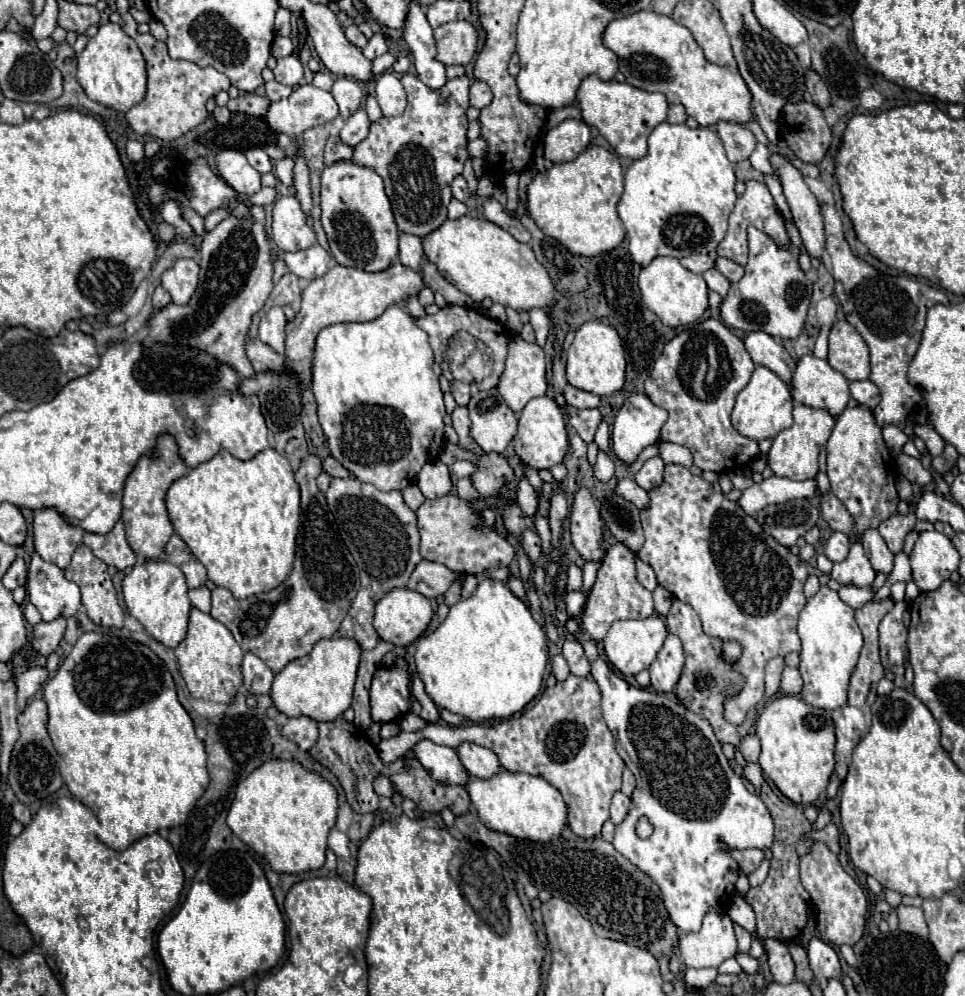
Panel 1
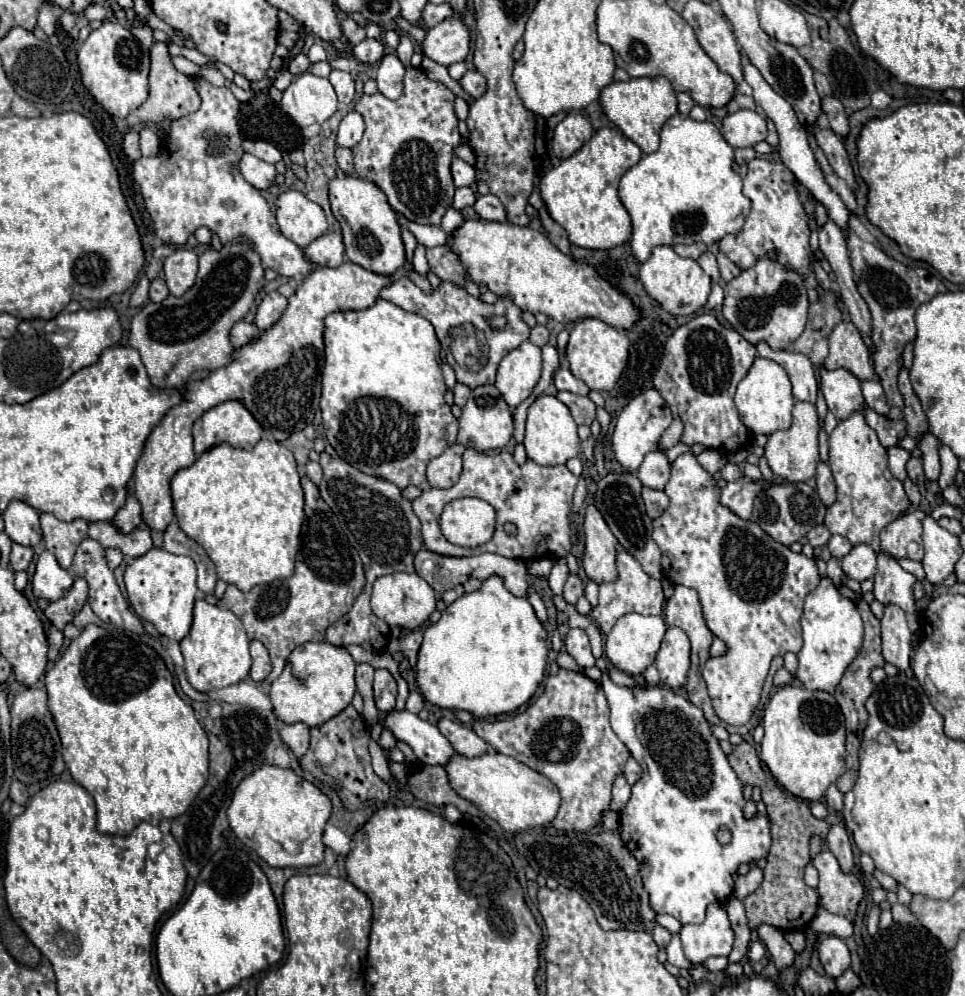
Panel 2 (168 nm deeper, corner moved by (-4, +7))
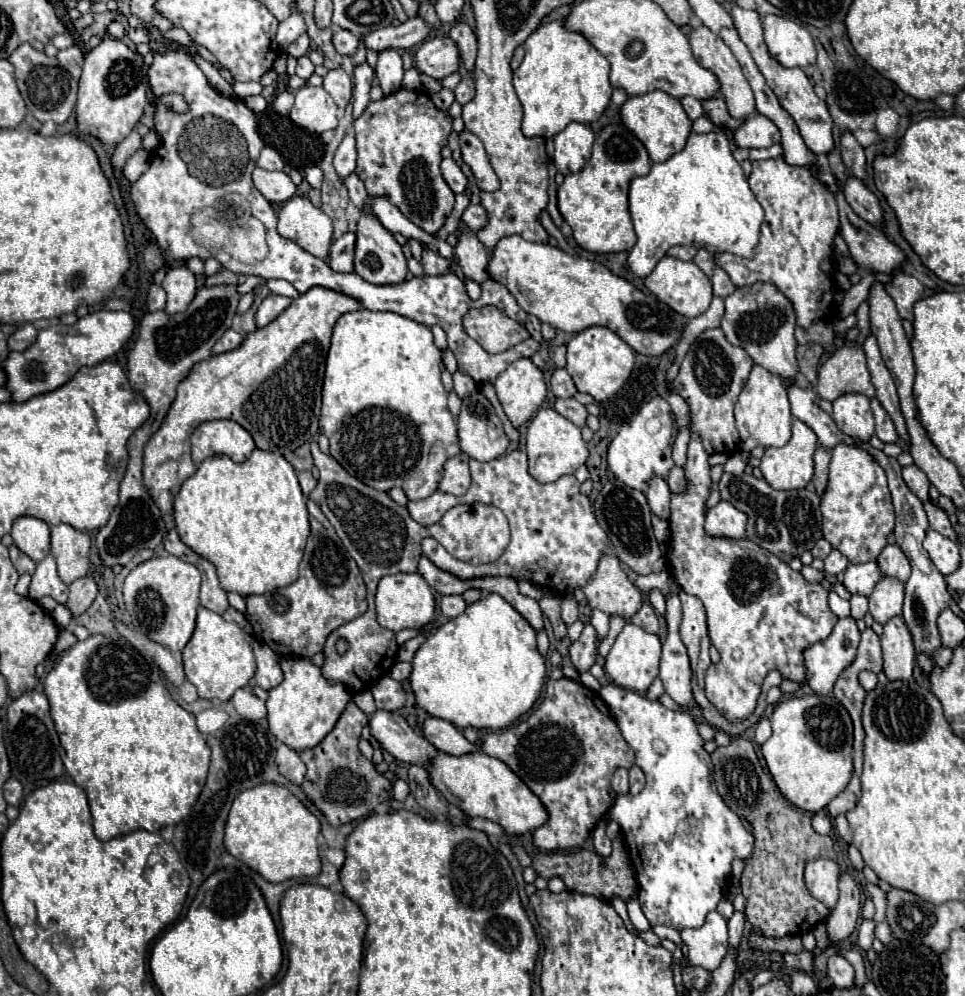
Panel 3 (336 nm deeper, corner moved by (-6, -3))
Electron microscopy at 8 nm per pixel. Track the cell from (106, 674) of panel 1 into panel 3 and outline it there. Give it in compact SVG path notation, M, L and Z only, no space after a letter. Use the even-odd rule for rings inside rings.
M91 635L59 657L43 687L51 703L65 771L87 793L97 839L111 841L135 829L157 833L163 825L179 823L189 815L205 785L211 749L195 725L195 715L173 701L153 663L125 641Z

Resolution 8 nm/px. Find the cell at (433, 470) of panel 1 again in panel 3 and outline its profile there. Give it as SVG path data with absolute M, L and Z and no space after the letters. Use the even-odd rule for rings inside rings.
M465 453L449 459L443 467L443 477L439 481L439 489L443 493L449 495L463 495L469 485L471 485L471 477L469 477L469 457Z

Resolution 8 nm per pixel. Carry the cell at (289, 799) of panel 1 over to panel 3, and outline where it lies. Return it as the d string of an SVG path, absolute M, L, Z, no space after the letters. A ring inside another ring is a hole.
M261 783L243 791L233 801L225 827L225 849L255 869L263 879L281 883L287 879L315 877L321 873L317 837L319 819L283 785Z

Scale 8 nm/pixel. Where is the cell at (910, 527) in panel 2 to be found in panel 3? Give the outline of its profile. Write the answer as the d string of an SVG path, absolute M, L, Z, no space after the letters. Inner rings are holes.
M887 545L877 557L877 565L885 575L897 577L901 581L907 581L911 575L911 563L899 545Z

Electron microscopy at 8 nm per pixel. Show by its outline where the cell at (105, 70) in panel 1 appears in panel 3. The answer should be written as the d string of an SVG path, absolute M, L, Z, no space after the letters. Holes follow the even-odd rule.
M113 37L101 39L101 43L85 55L79 79L79 97L75 105L79 129L95 135L105 145L117 145L123 141L143 117L149 89L147 71L149 67L135 49Z

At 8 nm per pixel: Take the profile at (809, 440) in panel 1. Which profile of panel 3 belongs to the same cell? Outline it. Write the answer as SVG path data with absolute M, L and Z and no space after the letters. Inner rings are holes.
M793 419L793 437L785 447L767 447L761 473L773 489L803 489L813 477L817 435L809 425Z

